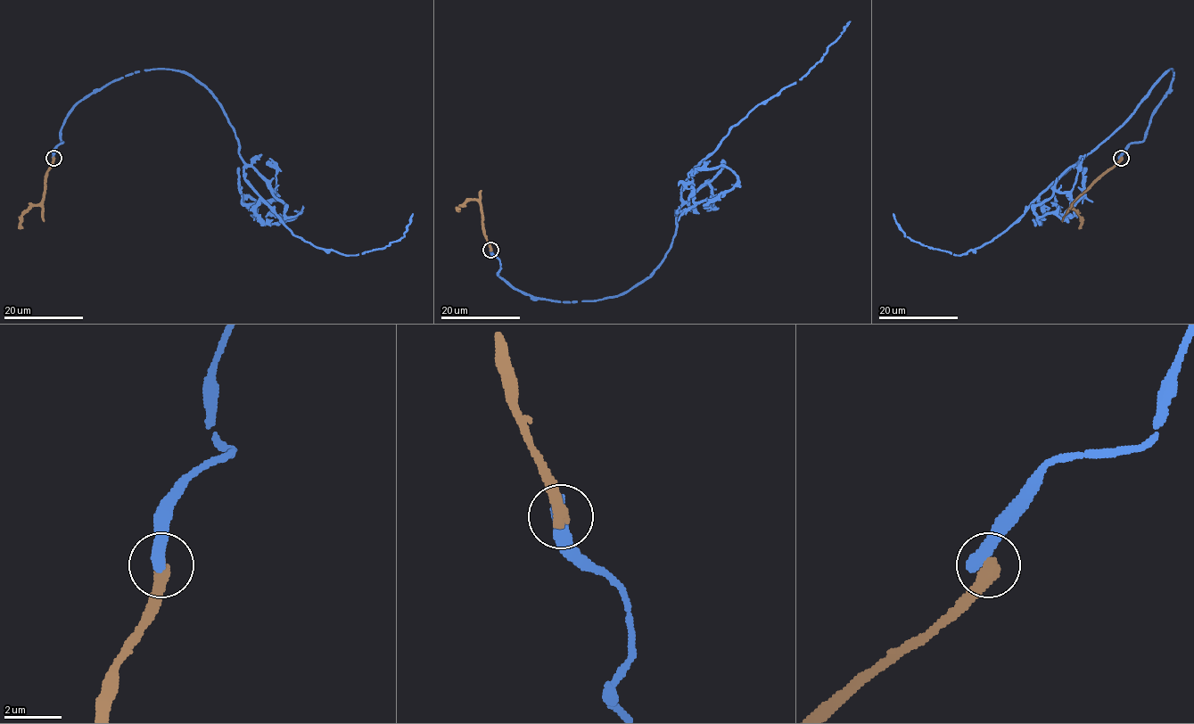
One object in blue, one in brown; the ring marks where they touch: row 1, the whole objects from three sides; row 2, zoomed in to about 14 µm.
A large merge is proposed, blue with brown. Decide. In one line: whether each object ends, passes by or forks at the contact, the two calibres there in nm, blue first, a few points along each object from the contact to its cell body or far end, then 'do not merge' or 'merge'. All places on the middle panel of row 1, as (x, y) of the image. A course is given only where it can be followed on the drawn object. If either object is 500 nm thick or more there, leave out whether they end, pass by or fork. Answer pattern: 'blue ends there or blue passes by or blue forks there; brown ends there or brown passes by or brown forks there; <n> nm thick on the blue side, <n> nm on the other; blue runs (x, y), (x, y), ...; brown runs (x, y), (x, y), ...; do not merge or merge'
500 nm thick on the blue side, 480 nm on the other; blue runs (491, 249), (501, 278), (531, 296), (622, 294), (671, 244), (683, 182), (850, 21); brown runs (491, 249), (484, 232), (482, 207), (476, 200), (467, 200), (460, 209); do not merge

